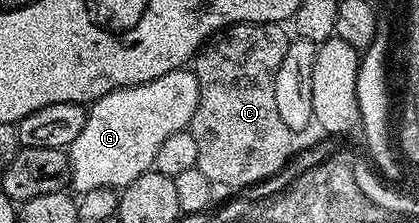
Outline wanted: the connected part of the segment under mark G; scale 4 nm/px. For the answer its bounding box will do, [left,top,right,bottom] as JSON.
[68,67,199,194]

